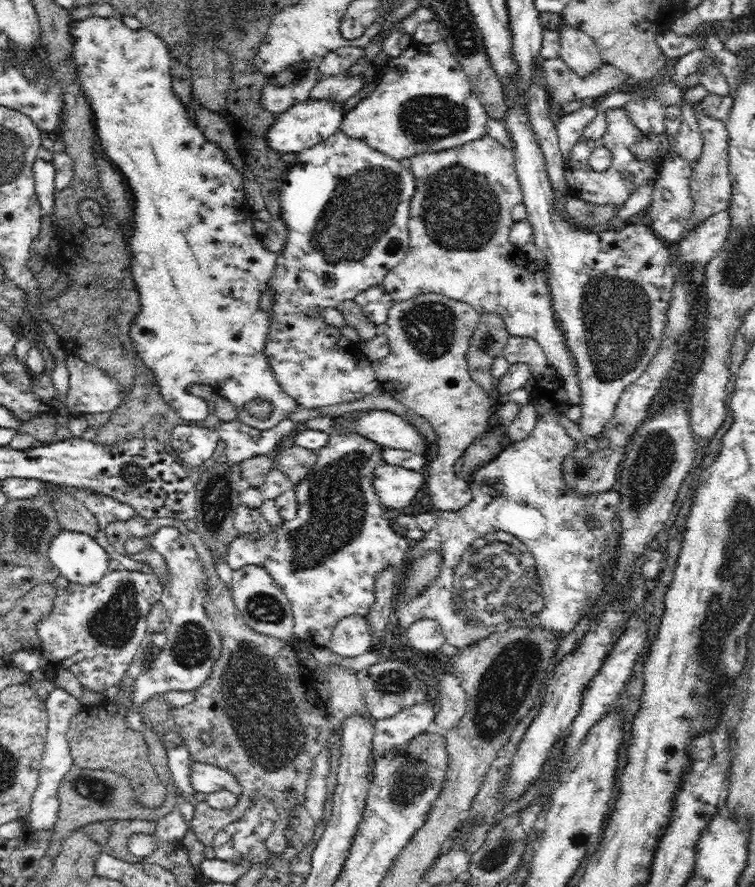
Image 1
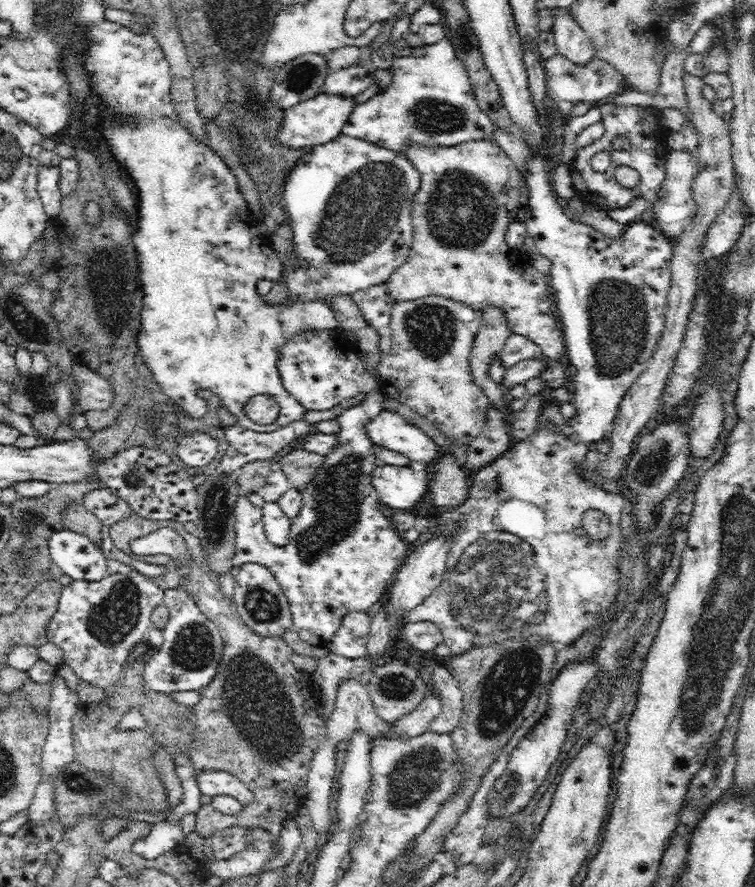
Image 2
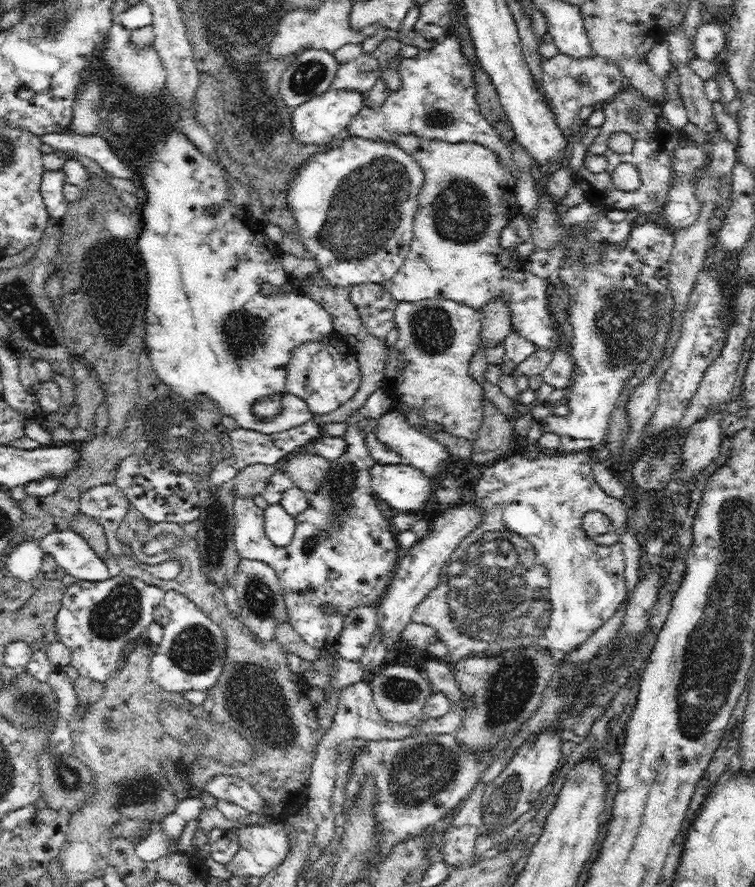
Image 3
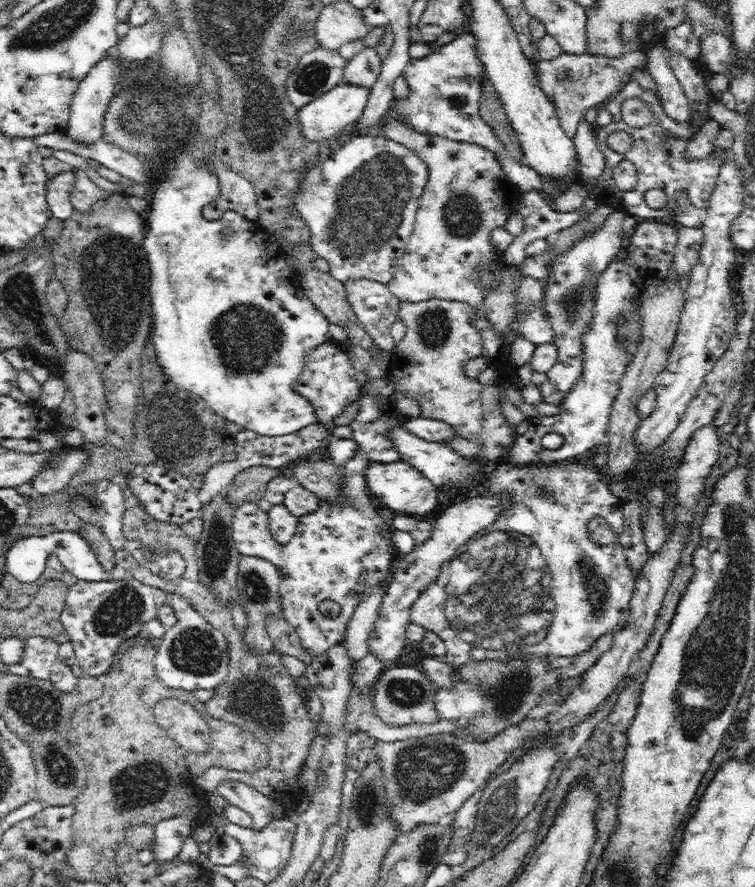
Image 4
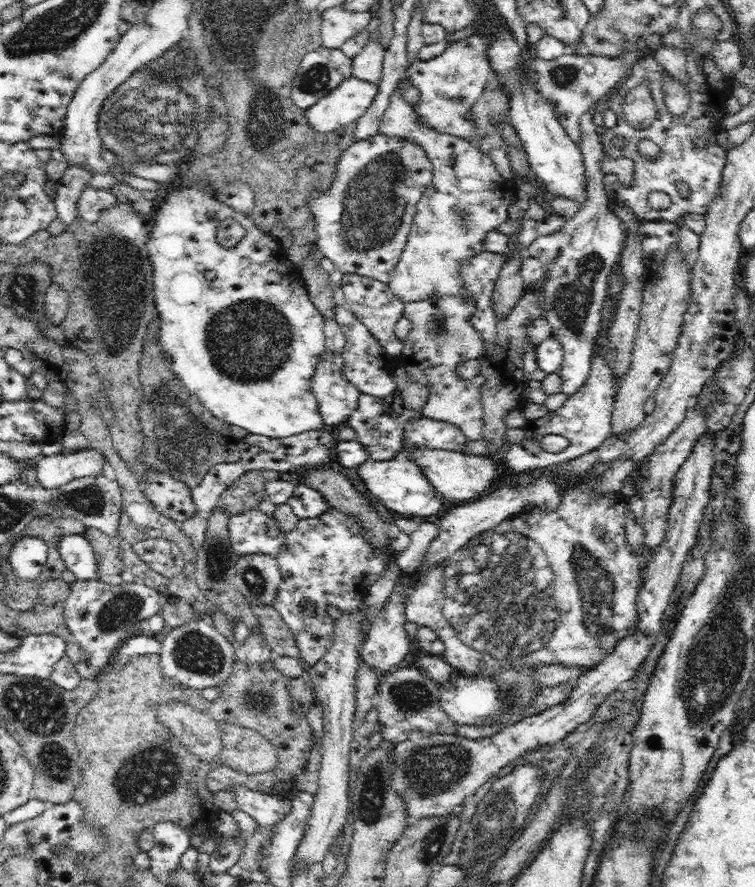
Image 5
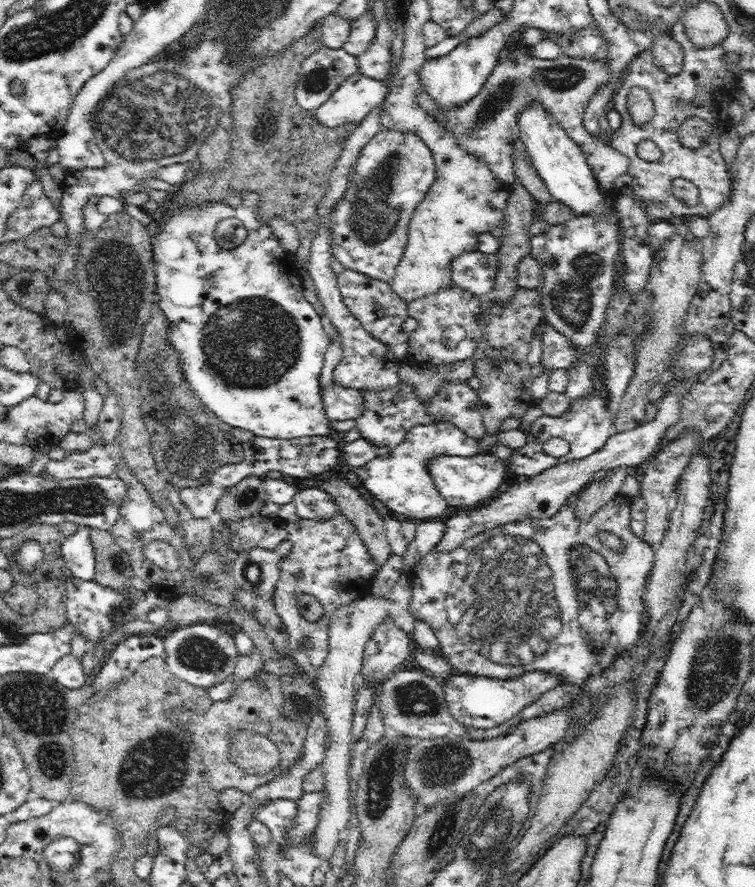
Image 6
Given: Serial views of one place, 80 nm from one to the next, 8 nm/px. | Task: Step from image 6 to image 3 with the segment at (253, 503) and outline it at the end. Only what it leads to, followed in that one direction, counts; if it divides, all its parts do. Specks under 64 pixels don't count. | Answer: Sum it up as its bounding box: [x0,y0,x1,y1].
[231,464,276,499]

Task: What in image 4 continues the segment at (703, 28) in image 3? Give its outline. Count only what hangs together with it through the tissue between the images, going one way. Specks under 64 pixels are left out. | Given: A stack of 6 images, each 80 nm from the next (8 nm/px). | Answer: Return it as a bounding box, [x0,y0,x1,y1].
[700,32,734,74]

